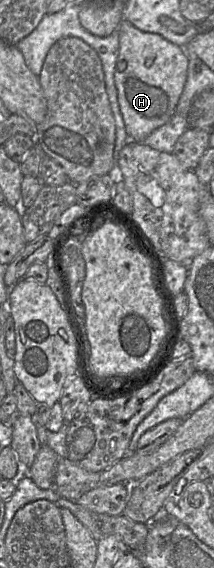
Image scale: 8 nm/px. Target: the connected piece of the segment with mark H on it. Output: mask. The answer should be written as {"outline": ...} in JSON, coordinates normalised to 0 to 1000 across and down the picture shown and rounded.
{"outline":[[[579,32],[551,51],[556,95],[533,129],[551,181],[603,245],[668,250],[818,199],[874,141],[883,104],[846,81],[734,58],[659,55]]]}

